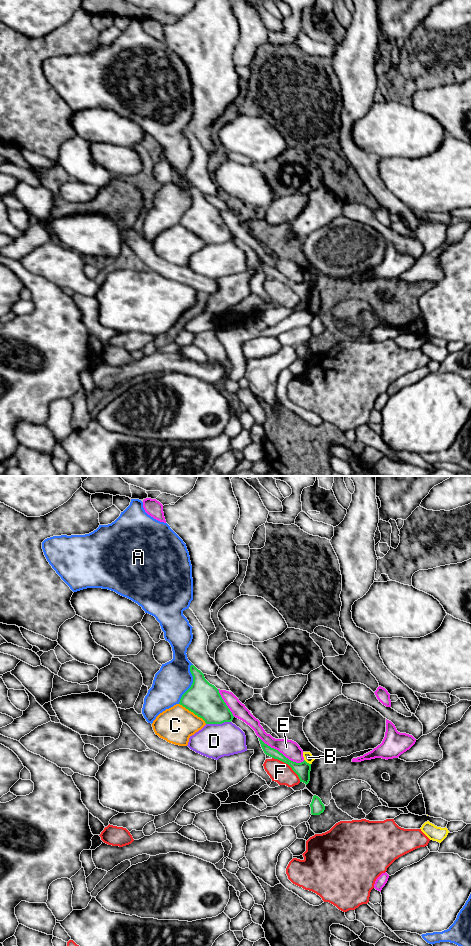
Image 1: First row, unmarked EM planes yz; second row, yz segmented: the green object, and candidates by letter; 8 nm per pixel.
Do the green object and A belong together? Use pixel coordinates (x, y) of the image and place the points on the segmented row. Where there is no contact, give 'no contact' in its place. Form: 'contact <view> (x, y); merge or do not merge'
contact yz (192, 684); do not merge

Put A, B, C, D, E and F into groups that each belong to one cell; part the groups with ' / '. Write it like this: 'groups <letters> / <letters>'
groups A / B / C / D / E / F

